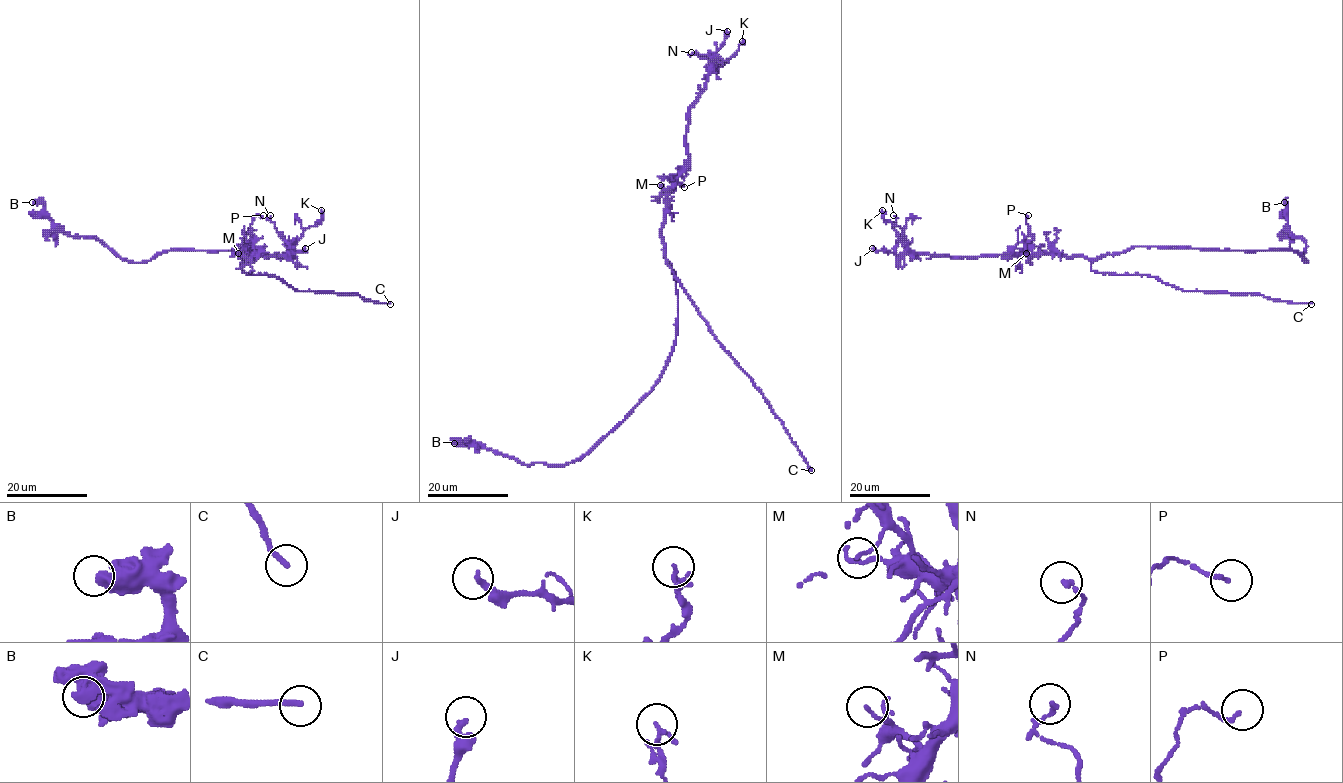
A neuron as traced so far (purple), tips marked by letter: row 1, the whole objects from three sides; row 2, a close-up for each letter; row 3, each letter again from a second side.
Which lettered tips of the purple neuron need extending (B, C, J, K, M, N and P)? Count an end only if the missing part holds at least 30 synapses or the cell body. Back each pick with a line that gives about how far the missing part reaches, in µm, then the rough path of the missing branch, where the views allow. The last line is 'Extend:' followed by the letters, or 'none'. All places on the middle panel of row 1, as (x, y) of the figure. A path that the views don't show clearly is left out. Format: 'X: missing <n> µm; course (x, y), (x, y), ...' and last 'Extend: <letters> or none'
C: missing 30 µm
Extend: C

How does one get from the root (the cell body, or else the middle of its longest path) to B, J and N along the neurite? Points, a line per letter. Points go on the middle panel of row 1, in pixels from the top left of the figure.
B: (677, 306), (675, 345), (661, 378), (612, 430), (580, 458), (564, 465), (524, 465), (487, 449), (454, 443)
J: (677, 306), (674, 271), (661, 236), (665, 194), (687, 164), (687, 110), (705, 87), (727, 31)
N: (677, 306), (674, 271), (661, 236), (665, 194), (687, 164), (687, 110), (705, 87), (714, 55), (691, 52)

